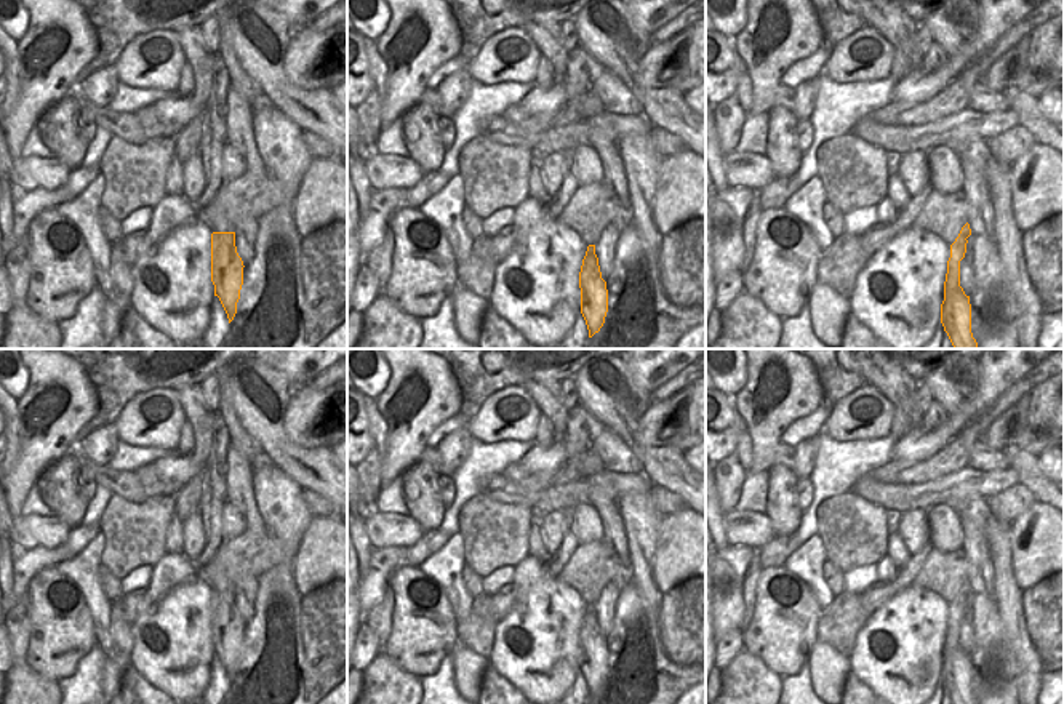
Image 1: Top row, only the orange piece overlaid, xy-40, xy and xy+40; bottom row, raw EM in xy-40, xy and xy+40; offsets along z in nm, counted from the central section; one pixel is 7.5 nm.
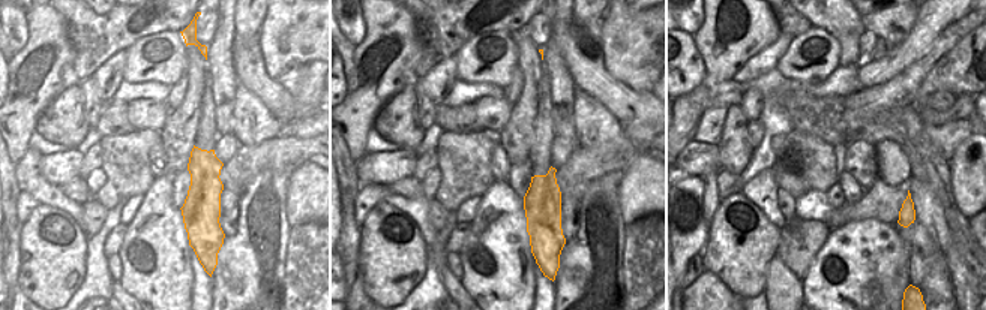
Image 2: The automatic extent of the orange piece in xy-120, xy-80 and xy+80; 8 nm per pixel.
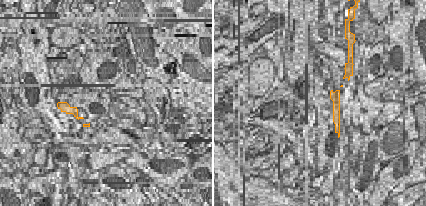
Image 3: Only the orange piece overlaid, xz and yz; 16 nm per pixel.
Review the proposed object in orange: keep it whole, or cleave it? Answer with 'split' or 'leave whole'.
split

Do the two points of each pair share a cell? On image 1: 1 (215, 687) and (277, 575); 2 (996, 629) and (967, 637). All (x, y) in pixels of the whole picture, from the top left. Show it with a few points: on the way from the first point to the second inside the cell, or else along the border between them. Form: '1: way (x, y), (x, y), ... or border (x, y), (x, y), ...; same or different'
1: border (231, 682), (228, 687); different
2: border (968, 600), (975, 636), (975, 647), (970, 655); different

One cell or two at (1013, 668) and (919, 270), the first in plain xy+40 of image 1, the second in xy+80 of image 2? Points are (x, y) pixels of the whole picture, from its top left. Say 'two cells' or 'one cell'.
two cells

